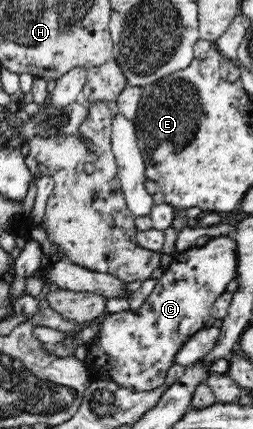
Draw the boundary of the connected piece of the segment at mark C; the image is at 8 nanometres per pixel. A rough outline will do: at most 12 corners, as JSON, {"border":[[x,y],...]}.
{"border":[[235,240],[173,256],[138,312],[107,313],[89,345],[105,381],[150,392],[213,323]]}

